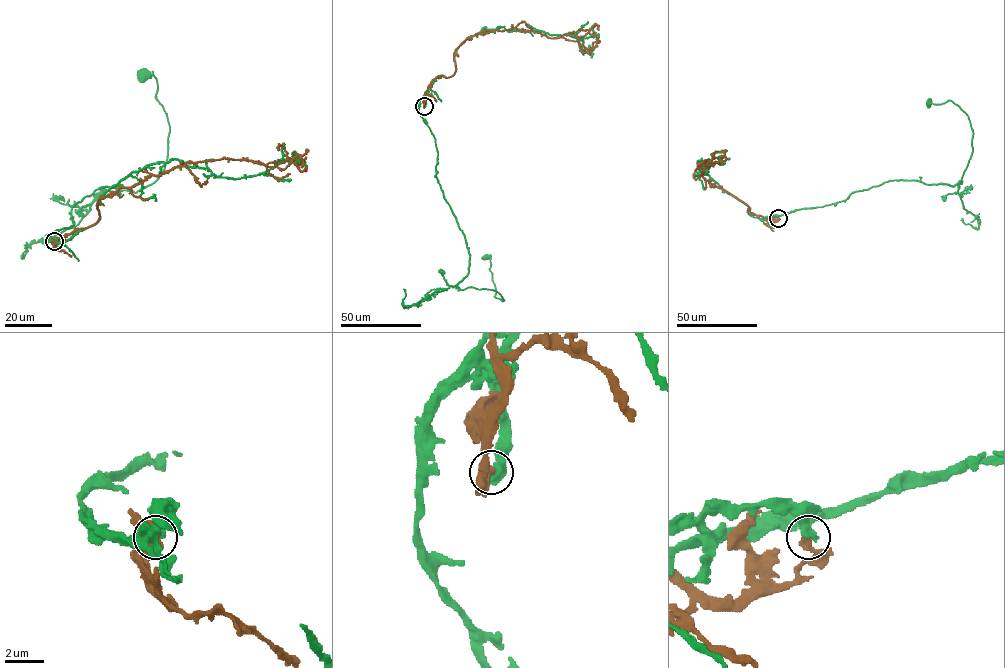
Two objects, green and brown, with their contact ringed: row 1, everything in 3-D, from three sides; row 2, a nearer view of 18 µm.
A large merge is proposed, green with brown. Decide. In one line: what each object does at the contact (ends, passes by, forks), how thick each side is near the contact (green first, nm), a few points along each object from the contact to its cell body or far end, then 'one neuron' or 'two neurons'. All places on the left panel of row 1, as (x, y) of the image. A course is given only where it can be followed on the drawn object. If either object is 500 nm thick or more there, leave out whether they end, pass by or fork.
green ends; brown ends; calibres 440 and 440 nm; course green (54, 241), (46, 236), (74, 224), (85, 196), (137, 192), (165, 167), (167, 114), (153, 72), (142, 74); course brown (54, 241), (56, 249), (59, 239), (94, 224), (100, 199), (149, 176), (219, 159), (275, 167), (307, 148); two neurons

